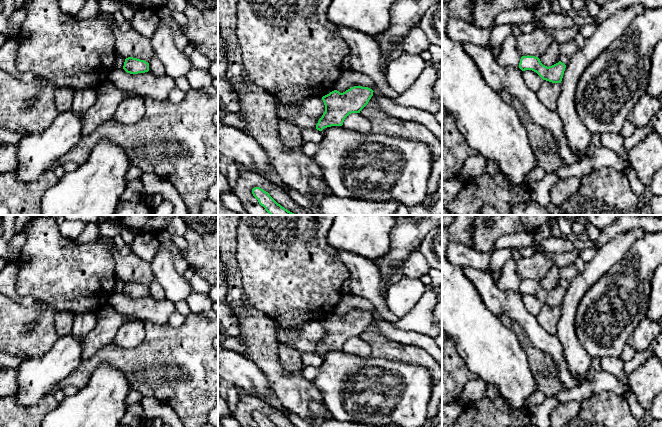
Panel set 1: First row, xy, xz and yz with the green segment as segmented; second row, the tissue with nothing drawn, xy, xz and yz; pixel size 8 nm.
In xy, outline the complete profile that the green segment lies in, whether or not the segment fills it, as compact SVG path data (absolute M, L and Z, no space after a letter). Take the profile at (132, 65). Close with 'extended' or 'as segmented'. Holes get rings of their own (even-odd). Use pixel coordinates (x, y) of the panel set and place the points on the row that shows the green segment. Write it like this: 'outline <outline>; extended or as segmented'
outline M133 57L125 59L123 69L130 74L145 73L149 71L149 63Z; as segmented

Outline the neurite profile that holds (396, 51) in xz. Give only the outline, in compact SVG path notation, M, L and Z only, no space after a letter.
M404 39L400 43L396 43L390 49L390 51L387 52L386 59L387 59L388 62L391 61L391 60L399 58L404 53L403 41L404 41Z

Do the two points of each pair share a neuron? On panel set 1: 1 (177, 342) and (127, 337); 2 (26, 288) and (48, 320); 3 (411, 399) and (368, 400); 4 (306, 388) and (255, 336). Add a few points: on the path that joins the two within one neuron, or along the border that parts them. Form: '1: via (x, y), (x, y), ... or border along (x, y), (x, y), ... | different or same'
1: border along (145, 322), (145, 337), (136, 346), (121, 348) | different
2: border along (45, 305), (56, 312) | different
3: via (400, 399), (379, 399) | same
4: via (290, 385), (270, 365), (264, 352) | same

